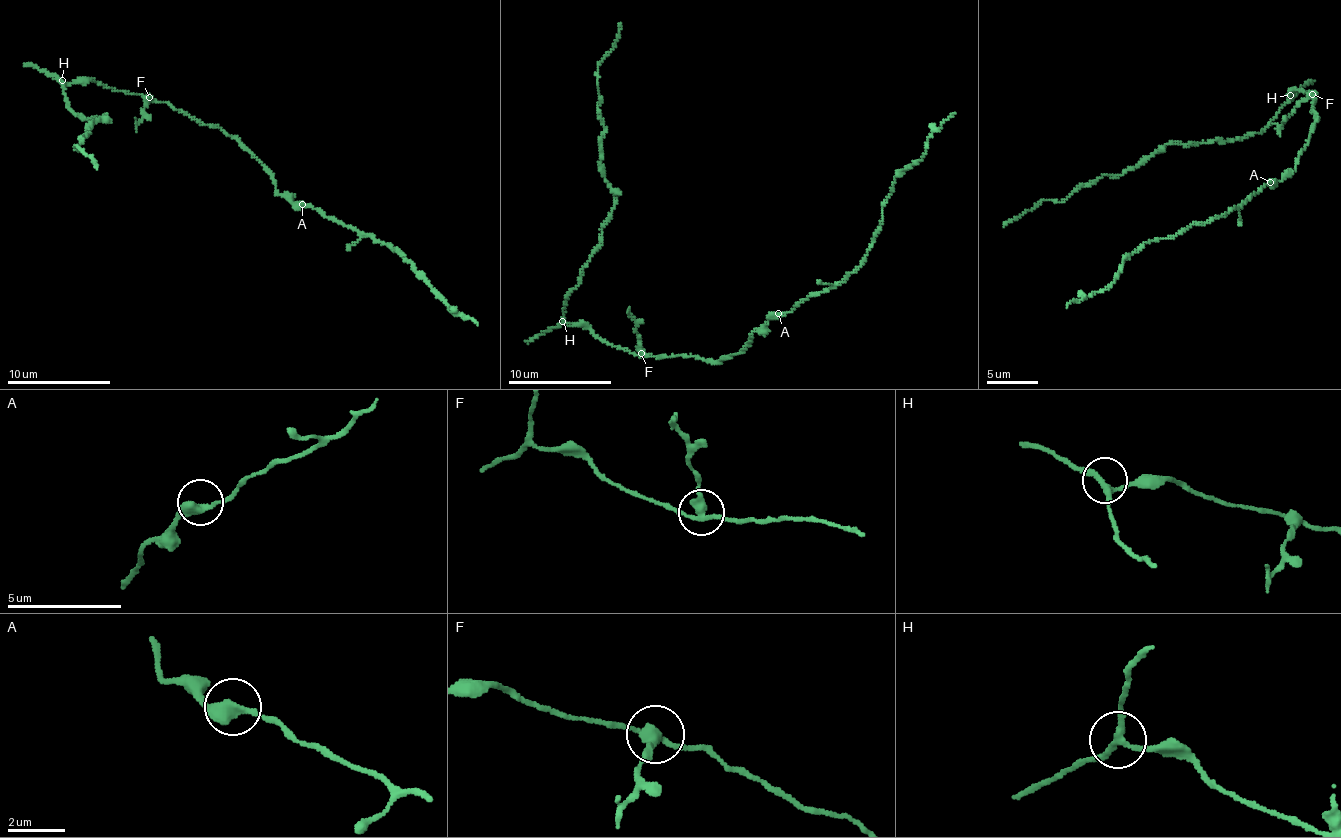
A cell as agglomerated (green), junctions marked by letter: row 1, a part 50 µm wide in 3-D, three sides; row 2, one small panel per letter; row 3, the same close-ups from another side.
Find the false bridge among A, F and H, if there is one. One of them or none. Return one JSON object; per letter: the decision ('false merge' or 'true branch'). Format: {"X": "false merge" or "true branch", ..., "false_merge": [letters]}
{"A": "true branch", "F": "false merge", "H": "true branch", "false_merge": ["F"]}

